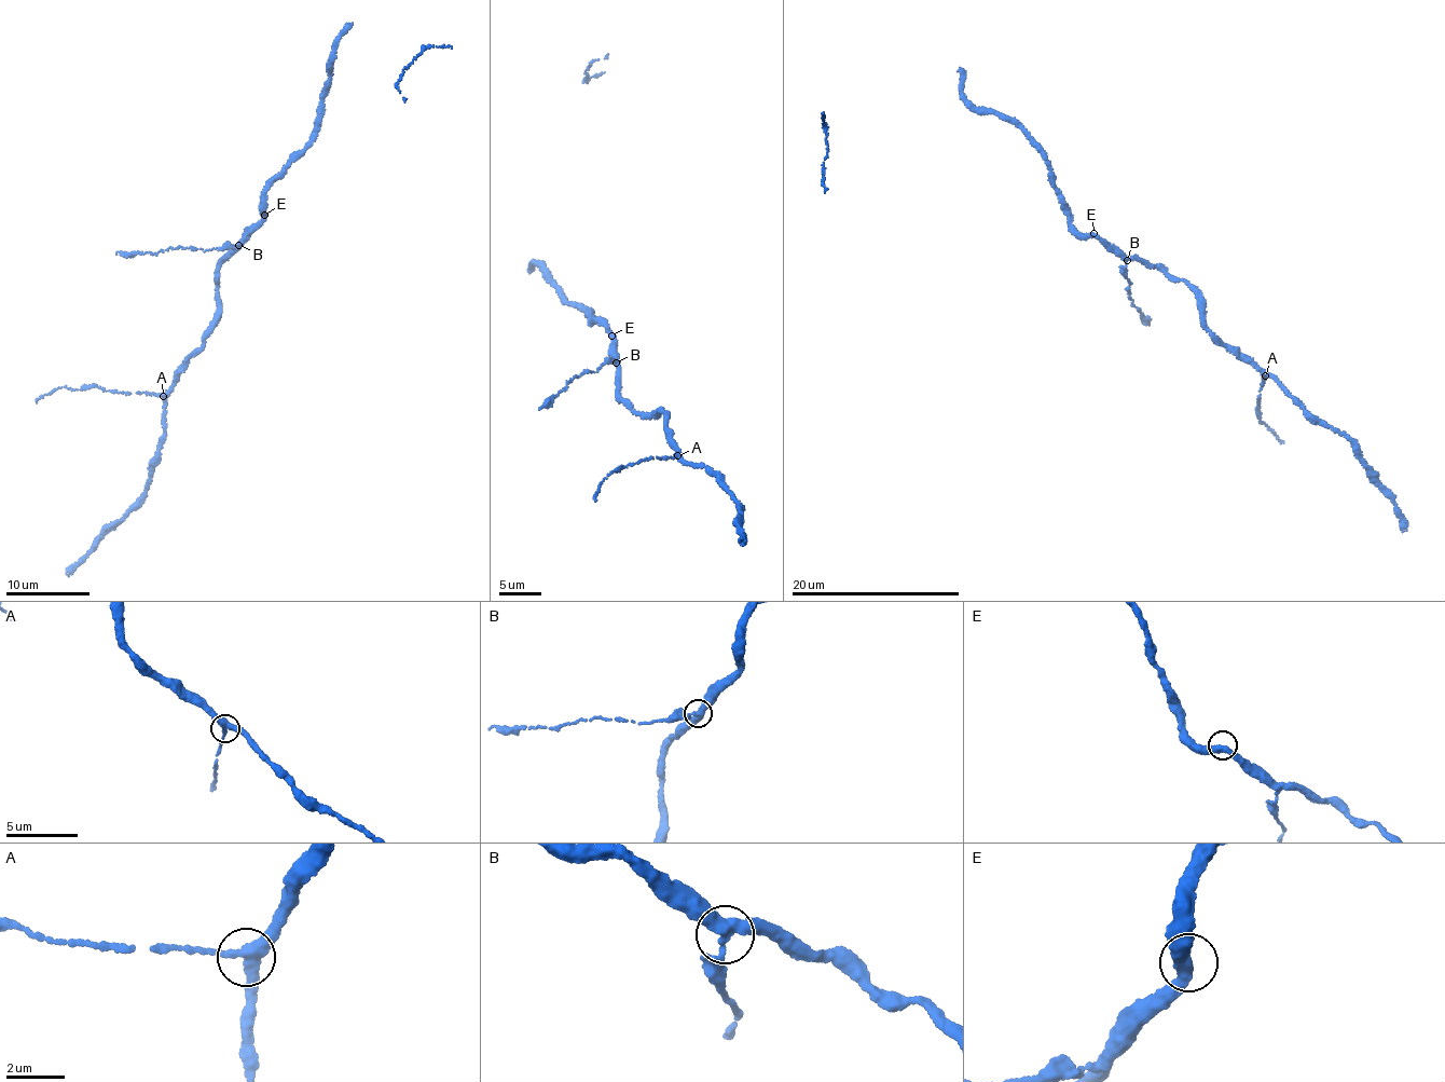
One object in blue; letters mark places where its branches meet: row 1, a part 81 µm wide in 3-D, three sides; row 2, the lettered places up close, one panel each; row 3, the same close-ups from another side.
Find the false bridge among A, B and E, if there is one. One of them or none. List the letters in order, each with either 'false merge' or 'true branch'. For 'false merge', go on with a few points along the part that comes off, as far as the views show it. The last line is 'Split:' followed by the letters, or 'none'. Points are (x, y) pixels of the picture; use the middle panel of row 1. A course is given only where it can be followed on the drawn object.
A: true branch
B: false merge; foreign part runs (616, 363), (606, 363), (594, 372), (586, 370), (568, 382), (566, 388), (540, 409)
E: true branch
Split: B

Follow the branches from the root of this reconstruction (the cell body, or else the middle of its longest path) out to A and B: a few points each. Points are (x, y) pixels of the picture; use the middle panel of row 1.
A: (610, 333), (619, 366), (619, 399), (637, 412), (663, 411), (666, 414), (668, 438), (677, 455)
B: (610, 333), (616, 363)

